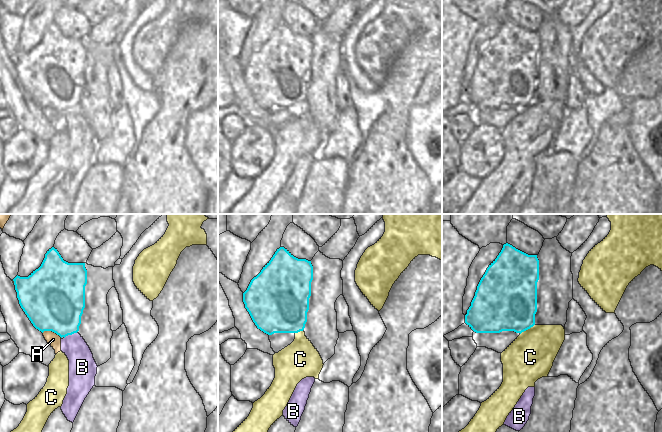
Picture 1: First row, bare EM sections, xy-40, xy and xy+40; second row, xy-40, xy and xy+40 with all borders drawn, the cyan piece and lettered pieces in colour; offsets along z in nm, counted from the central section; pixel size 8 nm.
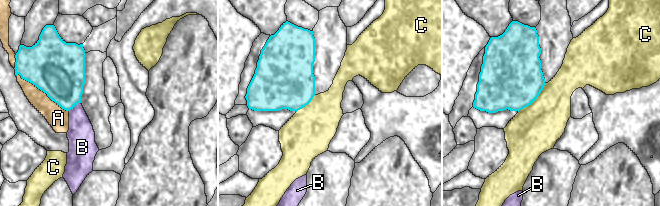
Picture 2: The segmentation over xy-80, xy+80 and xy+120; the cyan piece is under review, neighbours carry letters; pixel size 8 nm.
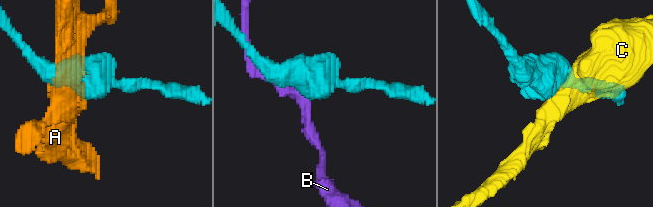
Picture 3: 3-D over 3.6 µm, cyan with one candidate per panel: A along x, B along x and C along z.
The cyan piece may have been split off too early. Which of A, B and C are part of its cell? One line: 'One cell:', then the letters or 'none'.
One cell: none

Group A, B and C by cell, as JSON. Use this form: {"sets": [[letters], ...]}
{"sets": [["A"], ["B"], ["C"]]}

